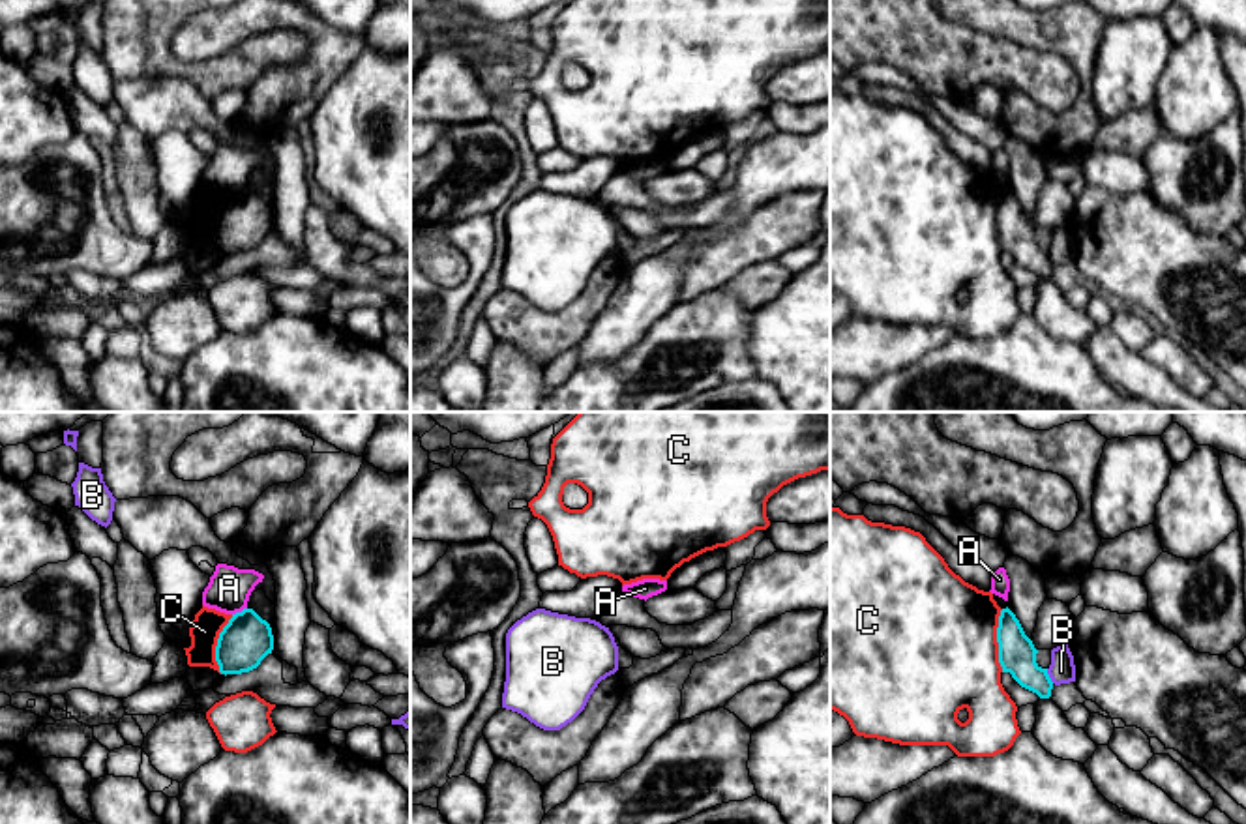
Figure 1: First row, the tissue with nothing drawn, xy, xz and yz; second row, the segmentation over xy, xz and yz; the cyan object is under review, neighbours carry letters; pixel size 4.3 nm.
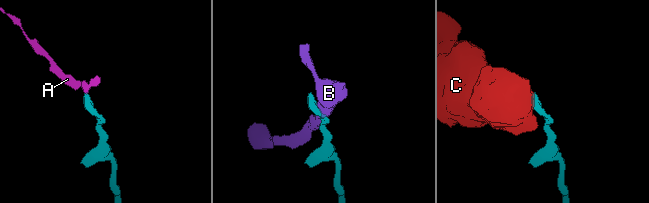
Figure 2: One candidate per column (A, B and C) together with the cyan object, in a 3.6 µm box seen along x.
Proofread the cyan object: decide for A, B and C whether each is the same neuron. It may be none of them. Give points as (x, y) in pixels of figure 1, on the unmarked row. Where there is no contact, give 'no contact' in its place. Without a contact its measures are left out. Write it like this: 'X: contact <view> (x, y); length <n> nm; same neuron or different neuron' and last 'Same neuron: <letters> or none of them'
A: contact xy (238, 193); length 70 nm; different neuron
B: contact yz (1048, 257); length 70 nm; different neuron
C: contact yz (997, 221); length 280 nm; different neuron
Same neuron: none of them

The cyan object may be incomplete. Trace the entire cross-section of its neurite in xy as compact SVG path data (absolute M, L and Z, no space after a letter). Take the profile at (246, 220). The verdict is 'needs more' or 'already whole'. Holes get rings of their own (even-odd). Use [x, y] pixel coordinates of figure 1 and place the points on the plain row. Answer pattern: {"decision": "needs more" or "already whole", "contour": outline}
{"decision": "already whole", "contour": "M253 189L232 195L215 227L221 255L242 255L257 249L272 234L274 215L266 200Z"}

